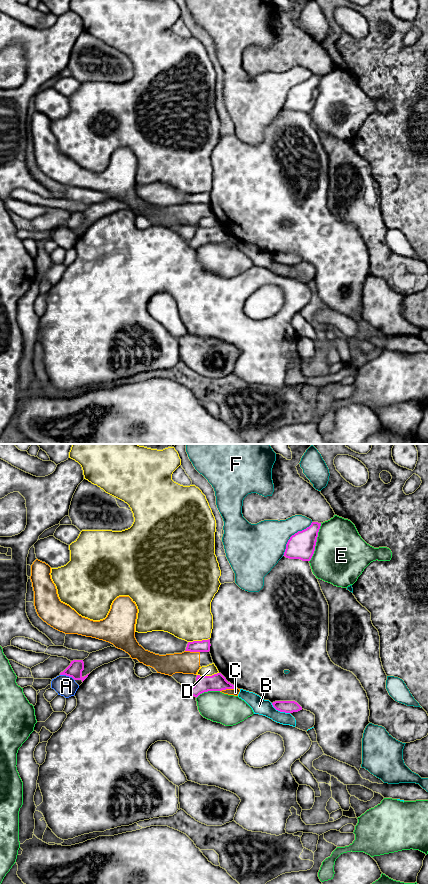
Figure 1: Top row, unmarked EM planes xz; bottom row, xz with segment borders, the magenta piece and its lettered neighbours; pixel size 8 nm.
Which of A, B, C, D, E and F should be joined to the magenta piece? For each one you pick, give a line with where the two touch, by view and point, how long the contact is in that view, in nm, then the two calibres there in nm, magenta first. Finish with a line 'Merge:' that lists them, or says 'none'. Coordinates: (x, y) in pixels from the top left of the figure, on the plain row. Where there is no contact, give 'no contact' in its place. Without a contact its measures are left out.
B: meets magenta in xz at (280, 263); contact 170 nm long; 100 nm thick on the magenta side, 130 nm on the other
Merge: B

